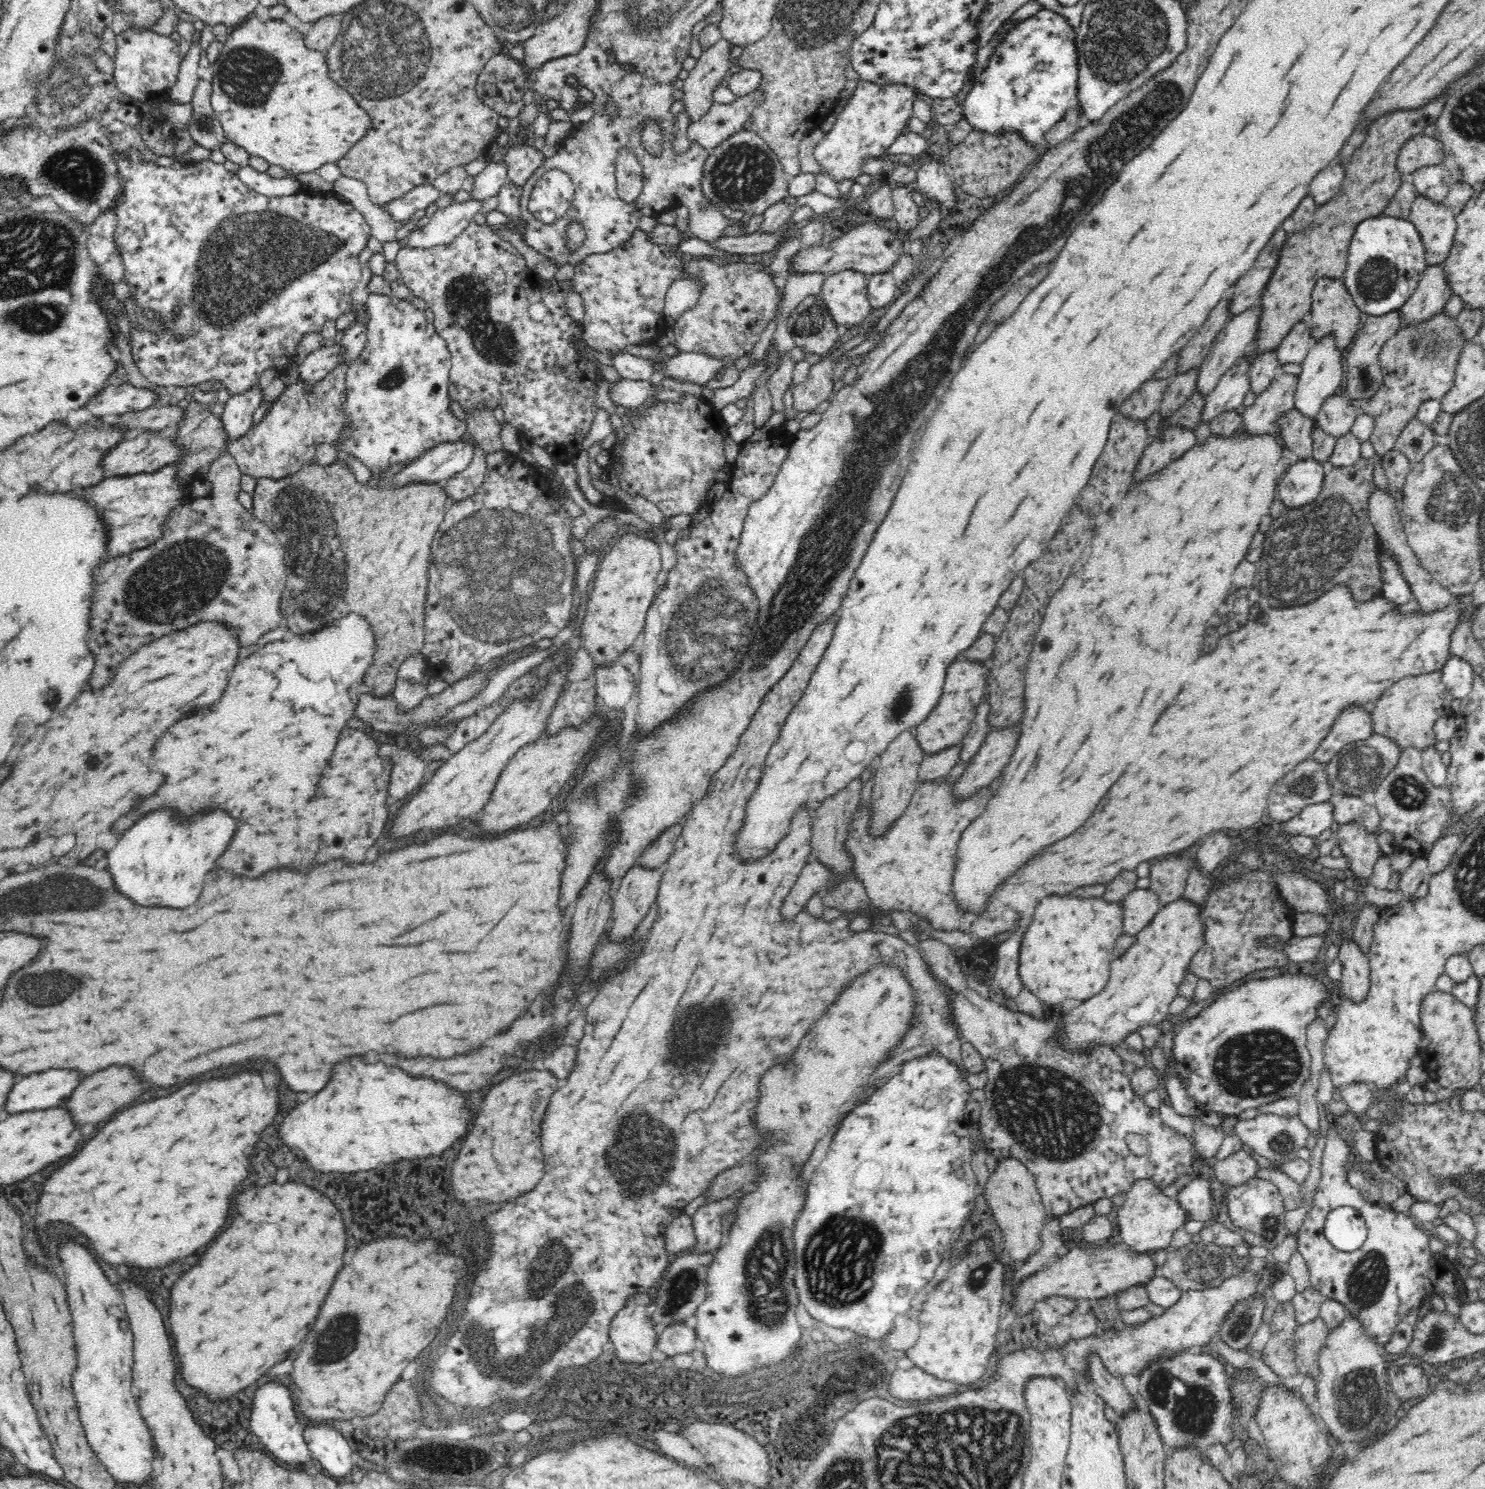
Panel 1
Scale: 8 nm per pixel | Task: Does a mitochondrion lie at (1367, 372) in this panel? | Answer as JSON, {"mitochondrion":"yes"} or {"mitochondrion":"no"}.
{"mitochondrion":"no"}

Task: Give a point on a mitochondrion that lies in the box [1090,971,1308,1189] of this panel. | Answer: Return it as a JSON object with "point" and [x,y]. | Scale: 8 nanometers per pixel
{"point":[1253,1065]}

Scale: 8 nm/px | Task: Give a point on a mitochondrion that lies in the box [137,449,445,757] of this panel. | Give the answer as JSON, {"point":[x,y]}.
{"point":[318,581]}

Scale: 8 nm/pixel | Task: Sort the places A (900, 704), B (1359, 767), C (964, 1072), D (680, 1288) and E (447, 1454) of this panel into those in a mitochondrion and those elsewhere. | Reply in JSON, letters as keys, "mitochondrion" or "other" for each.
{"A":"mitochondrion","B":"mitochondrion","C":"other","D":"mitochondrion","E":"other"}

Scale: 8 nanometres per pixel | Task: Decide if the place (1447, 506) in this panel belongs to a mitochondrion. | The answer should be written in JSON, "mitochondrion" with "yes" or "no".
{"mitochondrion":"yes"}

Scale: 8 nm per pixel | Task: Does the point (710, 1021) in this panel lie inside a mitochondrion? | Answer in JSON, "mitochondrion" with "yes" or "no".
{"mitochondrion":"yes"}

